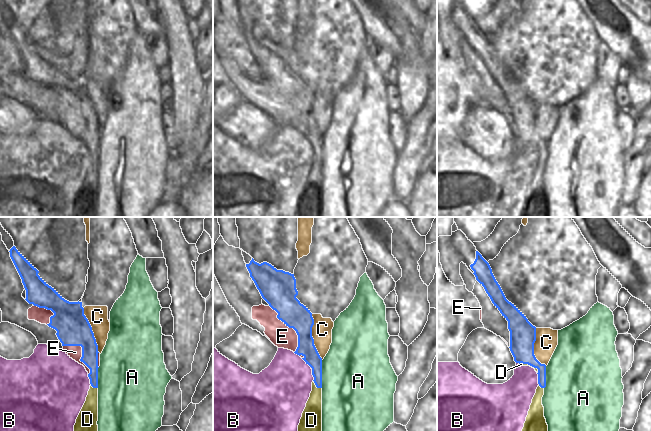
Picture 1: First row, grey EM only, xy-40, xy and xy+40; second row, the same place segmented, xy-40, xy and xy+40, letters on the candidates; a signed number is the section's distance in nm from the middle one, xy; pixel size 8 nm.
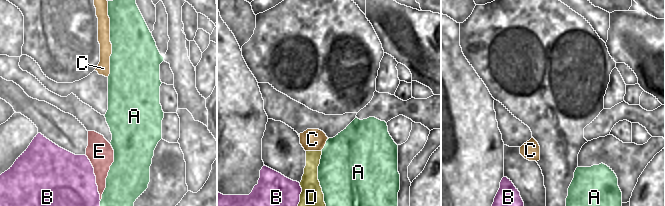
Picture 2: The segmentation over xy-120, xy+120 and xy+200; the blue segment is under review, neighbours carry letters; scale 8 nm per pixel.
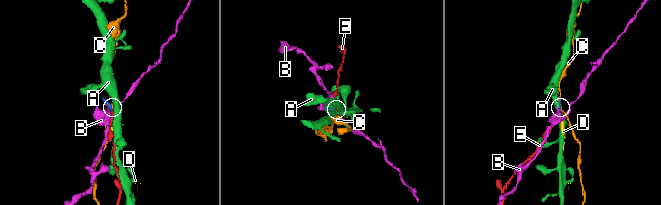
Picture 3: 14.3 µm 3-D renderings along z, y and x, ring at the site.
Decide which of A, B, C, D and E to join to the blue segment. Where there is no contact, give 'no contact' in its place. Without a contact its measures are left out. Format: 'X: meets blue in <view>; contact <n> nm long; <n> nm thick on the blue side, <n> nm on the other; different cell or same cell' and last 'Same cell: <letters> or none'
A: meets blue in xy; contact 220 nm long; 140 nm thick on the blue side, 500 nm on the other; different cell
B: meets blue in xy; contact 100 nm long; 140 nm thick on the blue side, 420 nm on the other; different cell
C: meets blue in xy; contact 380 nm long; 220 nm thick on the blue side, 160 nm on the other; different cell
D: meets blue in xy; contact 100 nm long; 130 nm thick on the blue side, 160 nm on the other; same cell
E: meets blue in xy; contact 440 nm long; 220 nm thick on the blue side, 180 nm on the other; different cell
Same cell: D

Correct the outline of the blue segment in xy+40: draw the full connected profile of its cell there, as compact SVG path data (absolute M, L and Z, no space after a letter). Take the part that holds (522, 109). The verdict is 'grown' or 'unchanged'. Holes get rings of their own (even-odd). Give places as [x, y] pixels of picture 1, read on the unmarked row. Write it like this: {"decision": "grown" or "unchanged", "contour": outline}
{"decision": "grown", "contour": "M476 27L476 35L470 41L474 47L476 56L484 63L486 69L490 73L494 82L500 87L502 92L508 97L508 105L510 107L510 127L514 133L514 137L521 142L530 142L535 145L538 150L538 163L532 175L522 211L519 217L548 217L548 201L544 193L544 183L542 181L542 173L544 171L544 164L546 163L546 141L541 140L534 131L534 119L536 117L536 103L533 102L526 92L511 78L509 78L500 61L496 57L489 39Z"}

